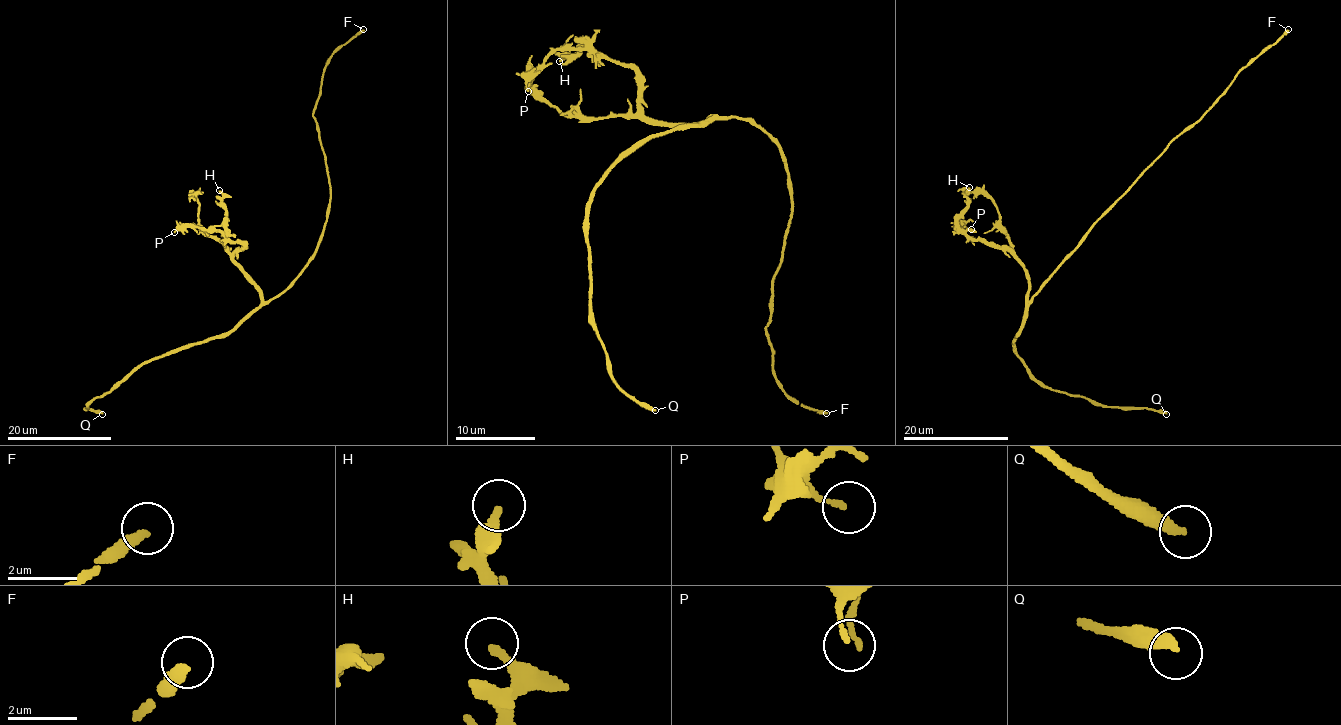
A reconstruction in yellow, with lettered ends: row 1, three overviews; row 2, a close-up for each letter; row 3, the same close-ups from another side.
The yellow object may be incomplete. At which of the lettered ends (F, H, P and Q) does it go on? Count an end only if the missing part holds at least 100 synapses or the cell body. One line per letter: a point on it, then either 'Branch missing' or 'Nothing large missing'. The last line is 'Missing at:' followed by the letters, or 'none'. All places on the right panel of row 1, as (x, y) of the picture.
F: Place: (1288, 29). Branch missing
H: Place: (969, 187). Nothing large missing
P: Place: (971, 229). Nothing large missing
Q: Place: (1166, 414). Nothing large missing
Missing at: F

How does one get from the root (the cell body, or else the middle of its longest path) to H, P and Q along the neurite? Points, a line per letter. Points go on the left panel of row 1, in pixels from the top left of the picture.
H: (293, 279), (280, 294), (262, 300), (260, 289), (233, 257), (244, 247), (231, 242), (227, 235), (219, 190)
P: (293, 279), (263, 302), (260, 289), (233, 257), (242, 243), (198, 227), (174, 232)
Q: (293, 279), (230, 330), (152, 358), (83, 407), (102, 414)

